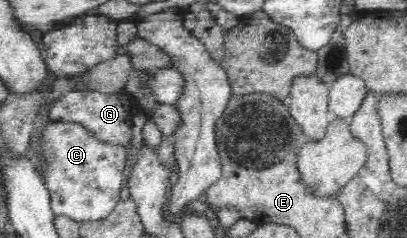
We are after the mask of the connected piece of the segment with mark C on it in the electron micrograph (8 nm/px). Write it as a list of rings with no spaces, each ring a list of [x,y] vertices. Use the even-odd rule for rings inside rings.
[[[49,121],[42,131],[40,144],[43,178],[50,192],[51,208],[55,216],[66,216],[77,222],[106,219],[120,201],[127,149],[118,144],[102,142],[92,136],[84,126],[72,122]]]

